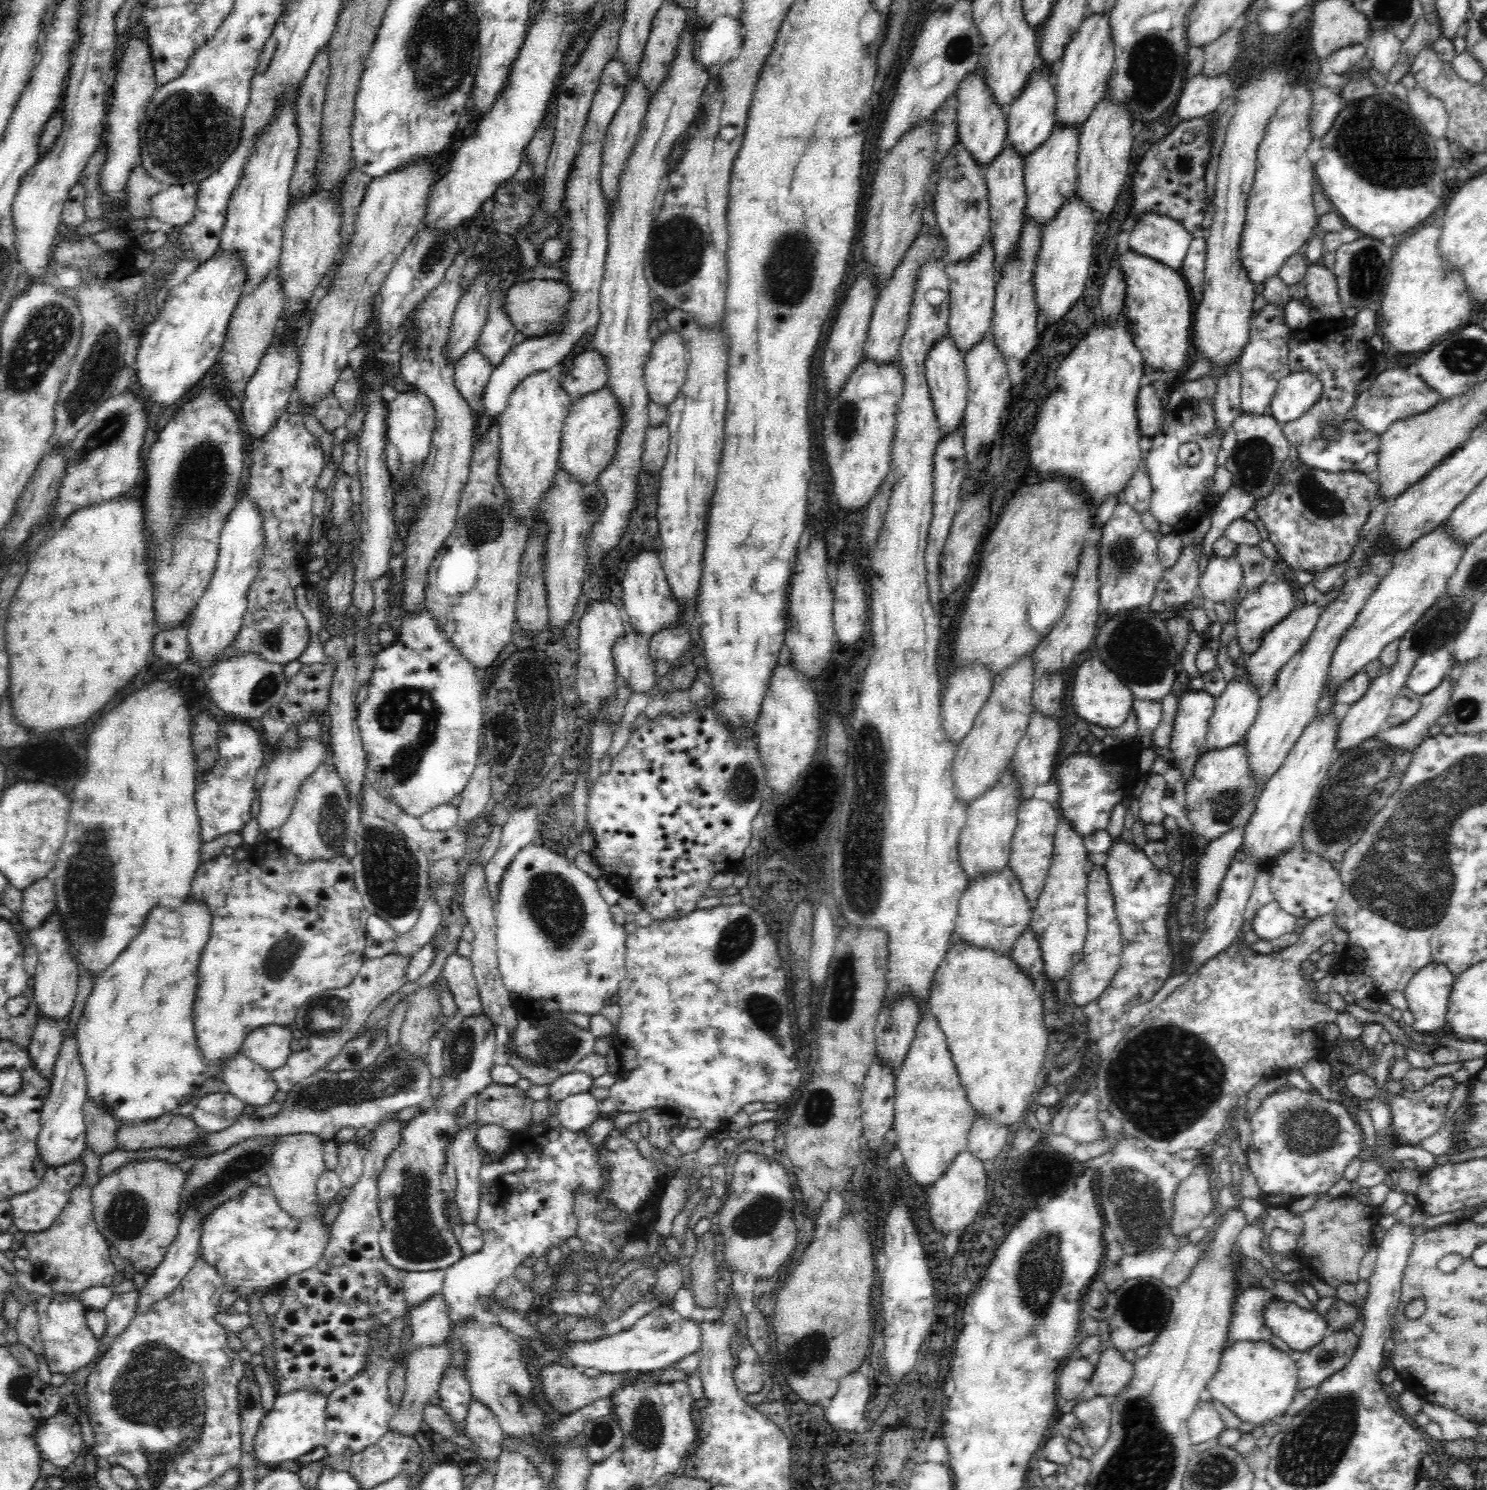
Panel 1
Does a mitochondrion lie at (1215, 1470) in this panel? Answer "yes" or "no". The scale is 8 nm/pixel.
yes

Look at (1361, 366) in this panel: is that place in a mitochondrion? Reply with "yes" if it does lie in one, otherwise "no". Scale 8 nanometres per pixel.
no

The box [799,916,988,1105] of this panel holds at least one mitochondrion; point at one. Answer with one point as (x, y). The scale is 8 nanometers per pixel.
(848, 986)

